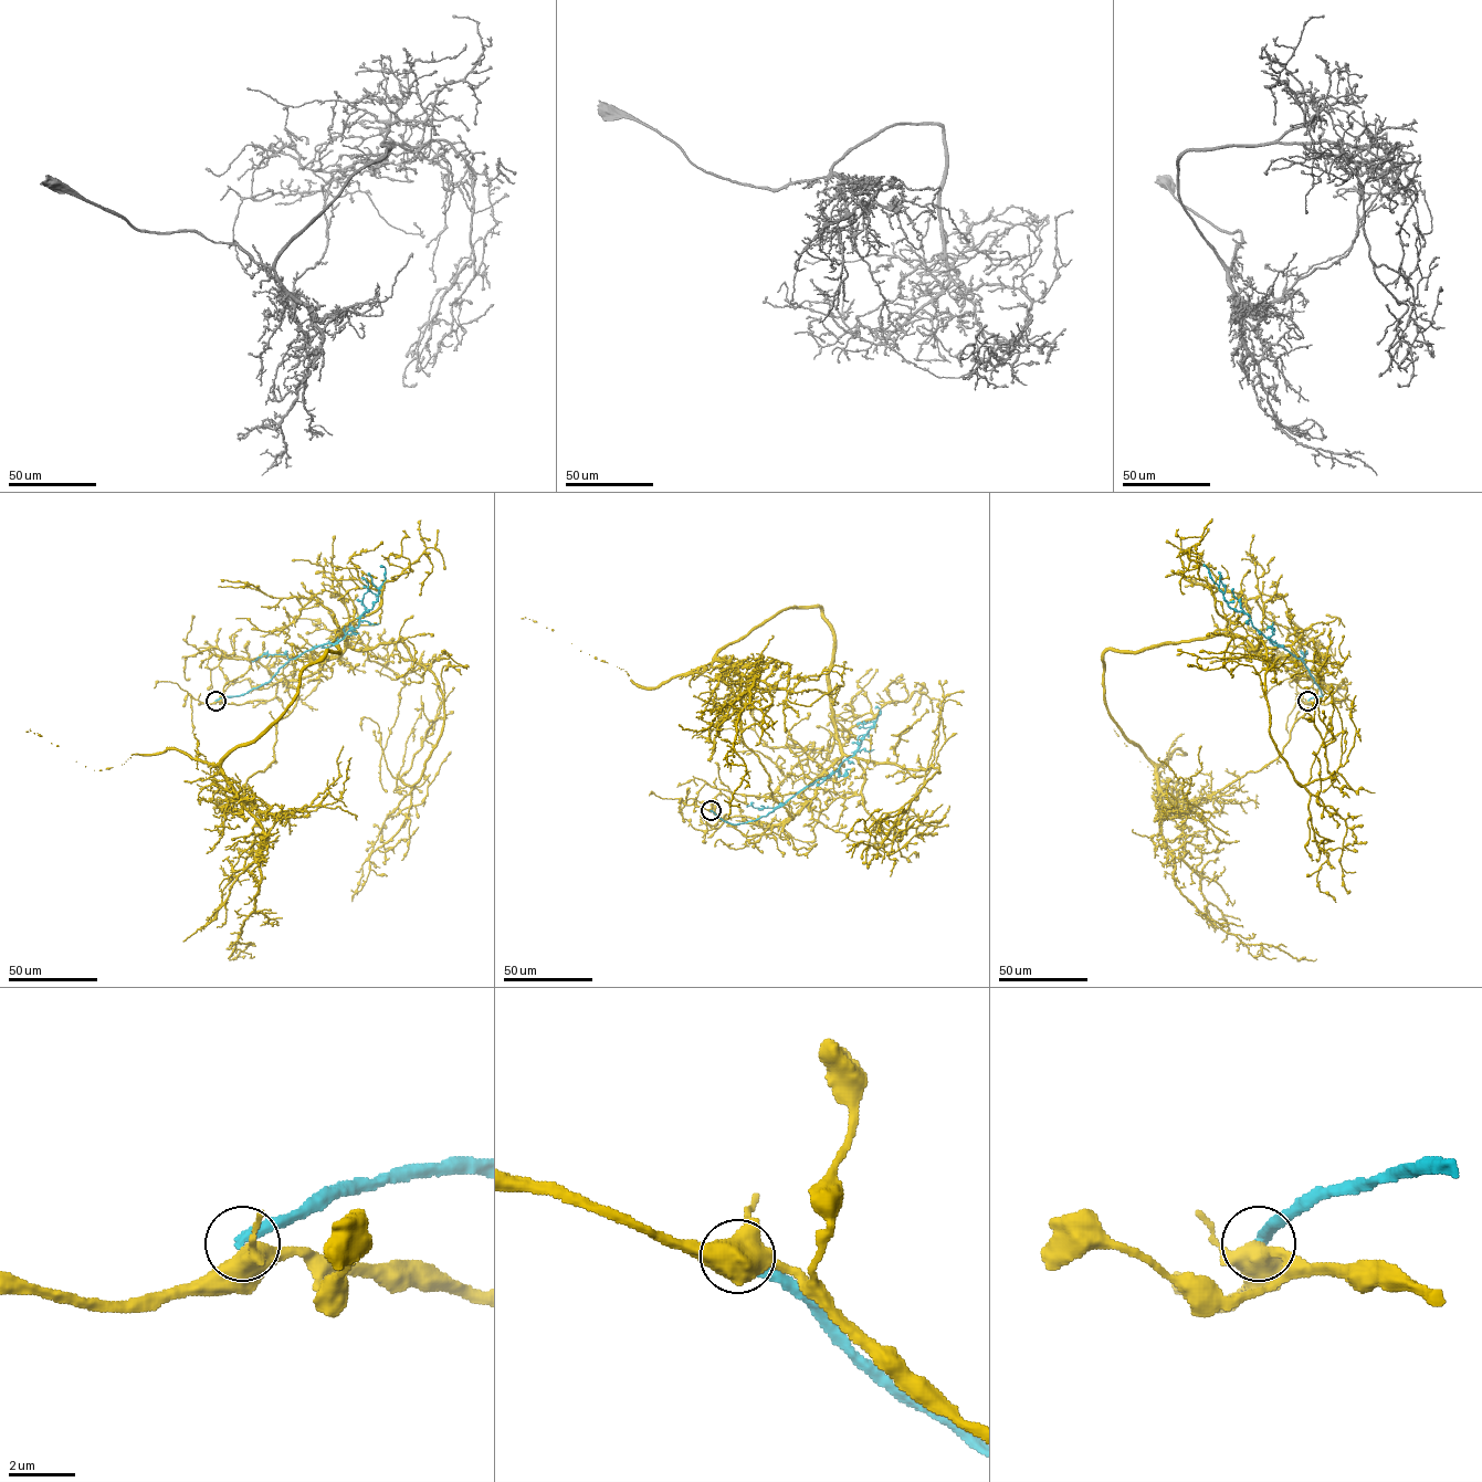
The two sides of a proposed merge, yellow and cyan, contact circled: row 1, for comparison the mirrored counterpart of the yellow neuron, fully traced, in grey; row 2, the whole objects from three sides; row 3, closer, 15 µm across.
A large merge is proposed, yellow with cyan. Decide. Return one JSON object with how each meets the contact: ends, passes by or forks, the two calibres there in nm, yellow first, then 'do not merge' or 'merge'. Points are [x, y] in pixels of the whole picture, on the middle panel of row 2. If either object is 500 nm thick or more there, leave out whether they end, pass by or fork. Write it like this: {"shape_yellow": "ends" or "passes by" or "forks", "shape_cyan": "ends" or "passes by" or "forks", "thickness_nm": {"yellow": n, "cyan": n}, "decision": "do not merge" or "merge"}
{"shape_yellow": "forks", "shape_cyan": "ends", "thickness_nm": {"yellow": 400, "cyan": 360}, "decision": "do not merge"}

